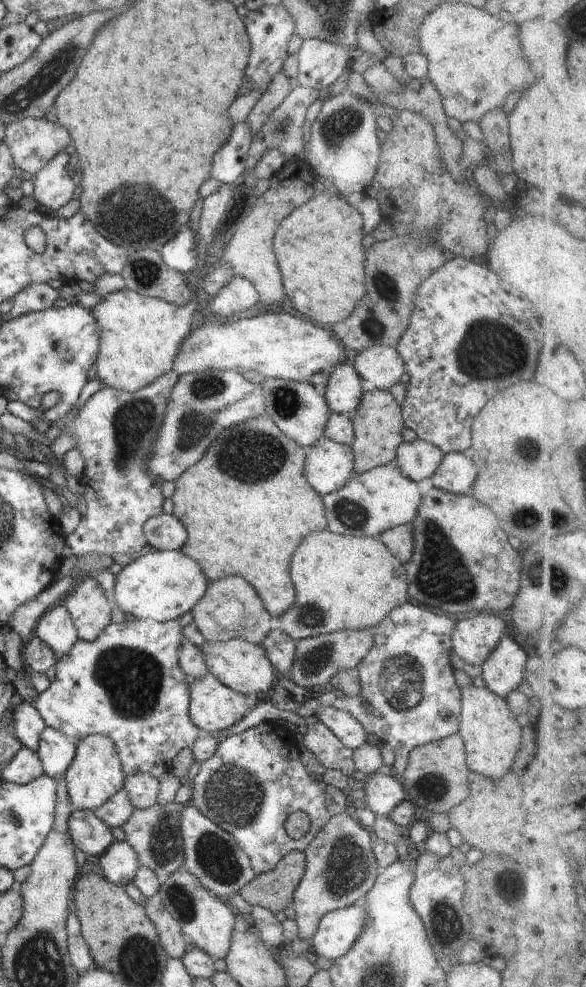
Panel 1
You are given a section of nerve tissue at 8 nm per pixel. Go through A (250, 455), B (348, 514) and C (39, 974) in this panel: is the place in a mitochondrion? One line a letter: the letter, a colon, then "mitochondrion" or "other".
A: mitochondrion
B: mitochondrion
C: mitochondrion

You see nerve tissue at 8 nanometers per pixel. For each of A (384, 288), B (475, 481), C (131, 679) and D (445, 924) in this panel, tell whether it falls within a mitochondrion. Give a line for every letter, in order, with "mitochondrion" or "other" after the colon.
A: mitochondrion
B: other
C: mitochondrion
D: mitochondrion

